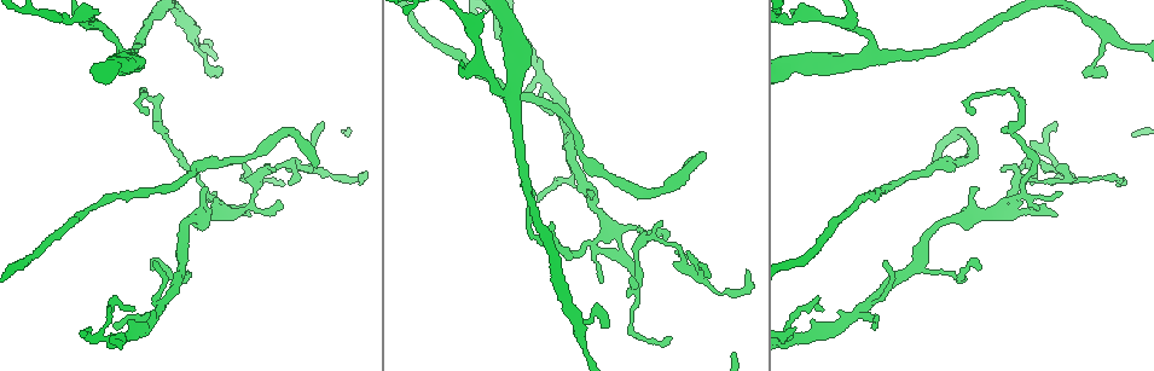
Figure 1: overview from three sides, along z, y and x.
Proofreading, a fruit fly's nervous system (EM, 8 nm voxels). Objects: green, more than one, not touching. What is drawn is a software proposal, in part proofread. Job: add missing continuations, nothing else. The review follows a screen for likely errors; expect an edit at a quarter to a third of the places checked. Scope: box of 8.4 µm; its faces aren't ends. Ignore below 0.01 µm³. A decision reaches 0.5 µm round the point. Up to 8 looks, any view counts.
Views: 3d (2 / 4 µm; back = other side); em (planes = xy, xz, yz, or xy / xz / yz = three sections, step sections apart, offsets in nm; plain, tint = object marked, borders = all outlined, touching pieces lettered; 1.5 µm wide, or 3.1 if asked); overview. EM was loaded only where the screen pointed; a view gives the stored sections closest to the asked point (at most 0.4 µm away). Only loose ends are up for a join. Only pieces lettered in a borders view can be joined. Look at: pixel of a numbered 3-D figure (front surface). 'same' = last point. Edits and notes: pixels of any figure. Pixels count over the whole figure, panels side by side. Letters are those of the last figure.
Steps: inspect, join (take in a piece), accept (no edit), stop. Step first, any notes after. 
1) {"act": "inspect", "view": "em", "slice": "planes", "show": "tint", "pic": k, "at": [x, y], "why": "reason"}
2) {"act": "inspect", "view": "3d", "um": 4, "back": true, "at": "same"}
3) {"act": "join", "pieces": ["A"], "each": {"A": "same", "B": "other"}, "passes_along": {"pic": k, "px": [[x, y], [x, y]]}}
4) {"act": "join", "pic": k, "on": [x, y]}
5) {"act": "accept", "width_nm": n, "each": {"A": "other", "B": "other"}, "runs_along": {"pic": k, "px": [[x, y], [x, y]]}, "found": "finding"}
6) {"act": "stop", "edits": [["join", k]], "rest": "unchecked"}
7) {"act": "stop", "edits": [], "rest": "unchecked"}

{"act": "inspect", "view": "3d", "um": 2, "pic": 1, "at": [279, 203], "why": "an open end"}

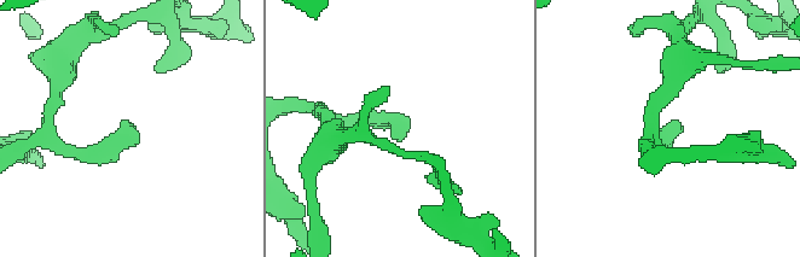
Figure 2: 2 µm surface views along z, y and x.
{"act": "inspect", "view": "em", "slice": "planes", "show": "tint", "pic": 2, "at": [400, 135], "why": "shape alone is not enough"}

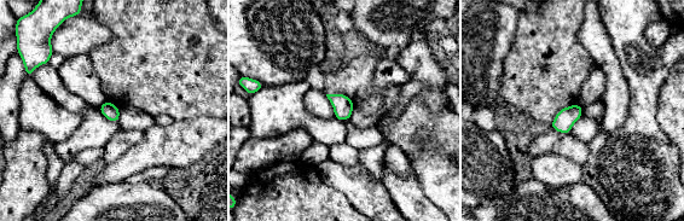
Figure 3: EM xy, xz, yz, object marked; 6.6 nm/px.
{"act": "inspect", "view": "em", "slice": "planes", "show": "borders", "at": "same", "why": "see the neighbours"}

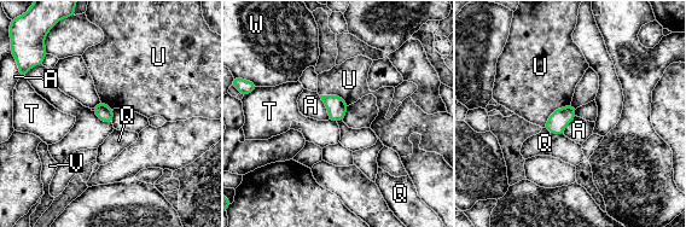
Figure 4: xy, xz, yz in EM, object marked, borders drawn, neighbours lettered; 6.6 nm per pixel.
{"act": "accept", "each": {"A": "other", "Q": "other", "T": "other", "U": "other", "V": "other", "W": "other"}, "border": {"pic": 4, "px": [[319, 95], [330, 118]]}, "found": "no lettered piece goes on from it"}

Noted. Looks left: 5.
{"act": "inspect", "view": "3d", "um": 4, "pic": 1, "at": [315, 166], "why": "end of a long branch"}

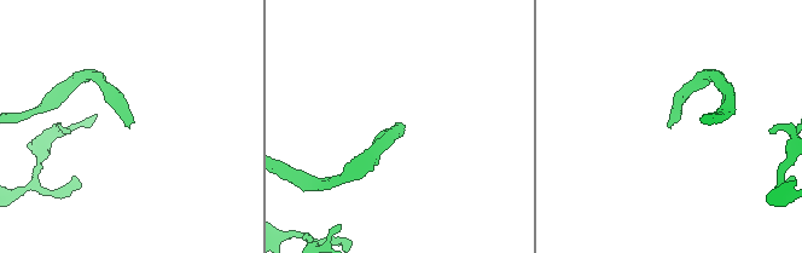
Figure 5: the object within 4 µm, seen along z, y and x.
{"act": "inspect", "view": "em", "slice": "planes", "show": "tint", "pic": 5, "at": [670, 123], "why": "need the tissue"}

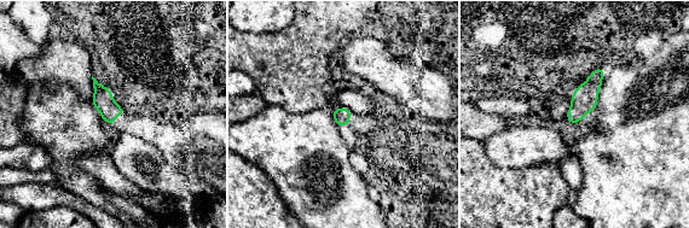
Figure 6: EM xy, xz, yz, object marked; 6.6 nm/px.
{"act": "inspect", "view": "em", "slice": "planes", "show": "borders", "at": "same"}

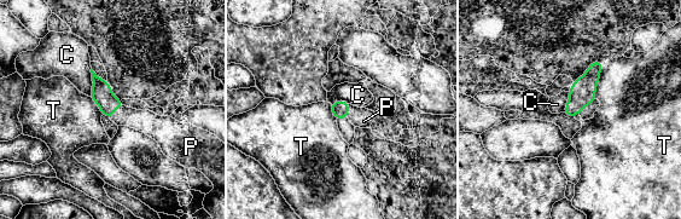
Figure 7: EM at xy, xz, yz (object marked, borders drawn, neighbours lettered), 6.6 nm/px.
{"act": "join", "pieces": ["P"], "width_nm": 110, "each": {"C": "other", "P": "same", "T": "other"}, "passes_along": {"pic": 7, "px": [[102, 93], [115, 110], [145, 121]]}, "found": "it goes on there"}

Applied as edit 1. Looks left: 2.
{"act": "inspect", "view": "overview", "why": "redraw"}

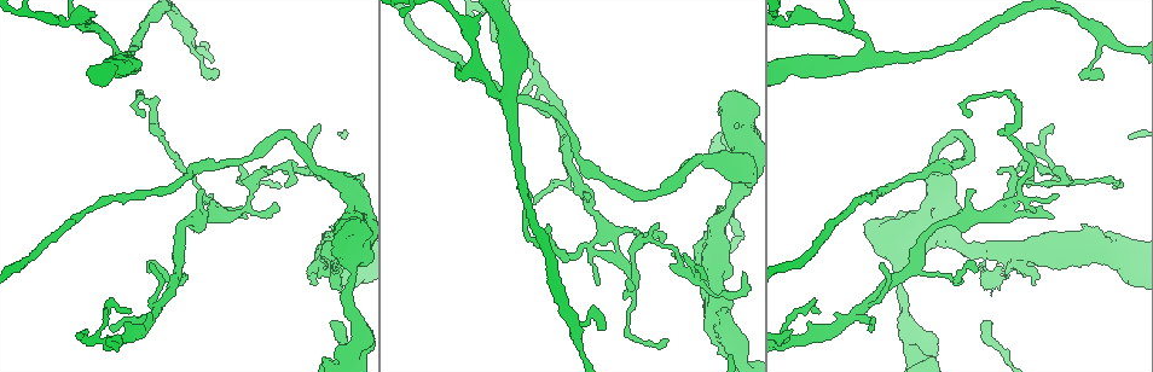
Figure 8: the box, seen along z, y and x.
{"act": "inspect", "view": "em", "slice": "planes", "show": "borders", "pic": 8, "at": [883, 264], "why": "branch stops here"}

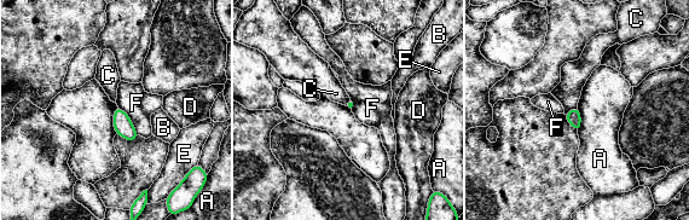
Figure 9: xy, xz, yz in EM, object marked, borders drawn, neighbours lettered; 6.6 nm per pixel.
{"act": "accept", "each": {"A": "other", "B": "other", "C": "other", "D": "other", "E": "other", "F": "other"}, "border": {"pic": 9, "px": [[117, 106], [114, 114], [116, 133]]}, "found": "none of them fits"}

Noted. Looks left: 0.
{"act": "stop", "edits": [["join", 7]], "rest": "unchecked"}

